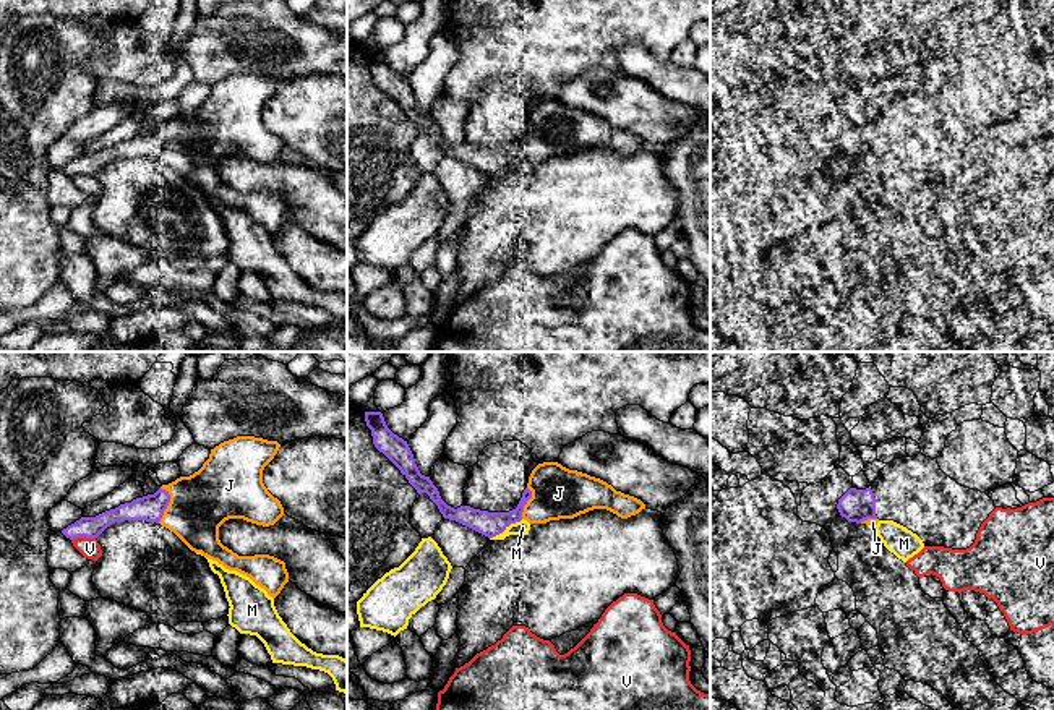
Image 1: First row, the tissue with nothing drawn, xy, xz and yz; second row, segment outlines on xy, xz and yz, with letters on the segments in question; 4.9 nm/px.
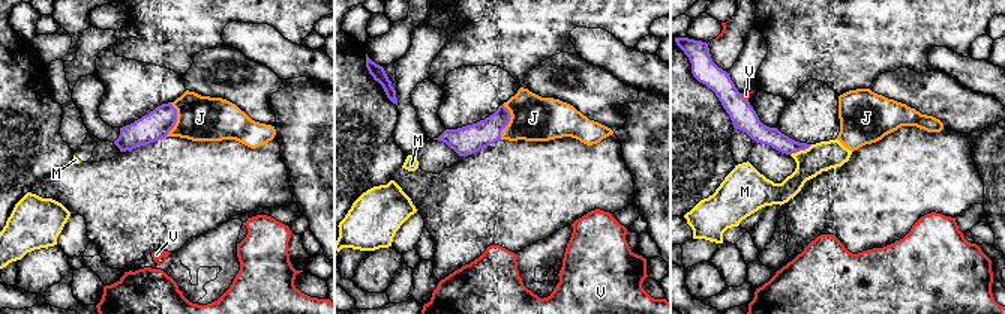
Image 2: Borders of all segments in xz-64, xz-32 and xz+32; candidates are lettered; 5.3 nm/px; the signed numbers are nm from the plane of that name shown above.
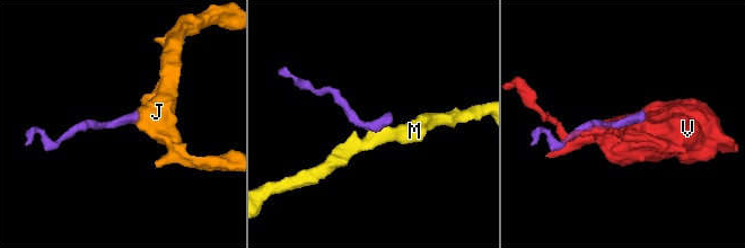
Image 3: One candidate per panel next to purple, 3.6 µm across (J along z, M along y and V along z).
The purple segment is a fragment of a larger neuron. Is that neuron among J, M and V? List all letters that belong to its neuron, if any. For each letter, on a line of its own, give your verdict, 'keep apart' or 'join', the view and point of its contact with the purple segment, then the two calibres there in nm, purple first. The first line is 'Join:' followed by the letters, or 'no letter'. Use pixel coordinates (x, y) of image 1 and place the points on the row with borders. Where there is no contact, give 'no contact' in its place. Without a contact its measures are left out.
Join: J
J: join; meets purple in xy at (167, 504); 130 nm thick on the purple side, 300 nm on the other
M: keep apart; meets purple in xz at (506, 526); 130 nm thick on the purple side, 70 nm on the other
V: keep apart; meets purple in xy at (83, 535); 110 nm thick on the purple side, 100 nm on the other

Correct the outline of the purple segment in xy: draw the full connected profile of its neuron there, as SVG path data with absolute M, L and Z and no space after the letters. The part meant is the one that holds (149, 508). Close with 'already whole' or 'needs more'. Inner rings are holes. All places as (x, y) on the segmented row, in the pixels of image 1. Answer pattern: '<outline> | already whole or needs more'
M237 436L211 449L209 459L190 477L180 477L169 485L162 485L154 494L136 498L131 503L120 504L96 517L81 517L62 530L73 540L78 537L97 538L107 527L125 520L156 522L174 532L191 551L217 561L229 571L237 571L250 577L276 598L289 582L285 562L269 556L238 556L219 540L219 527L229 519L243 519L246 522L269 527L282 515L284 507L263 483L263 470L274 459L281 444L255 436Z | needs more

